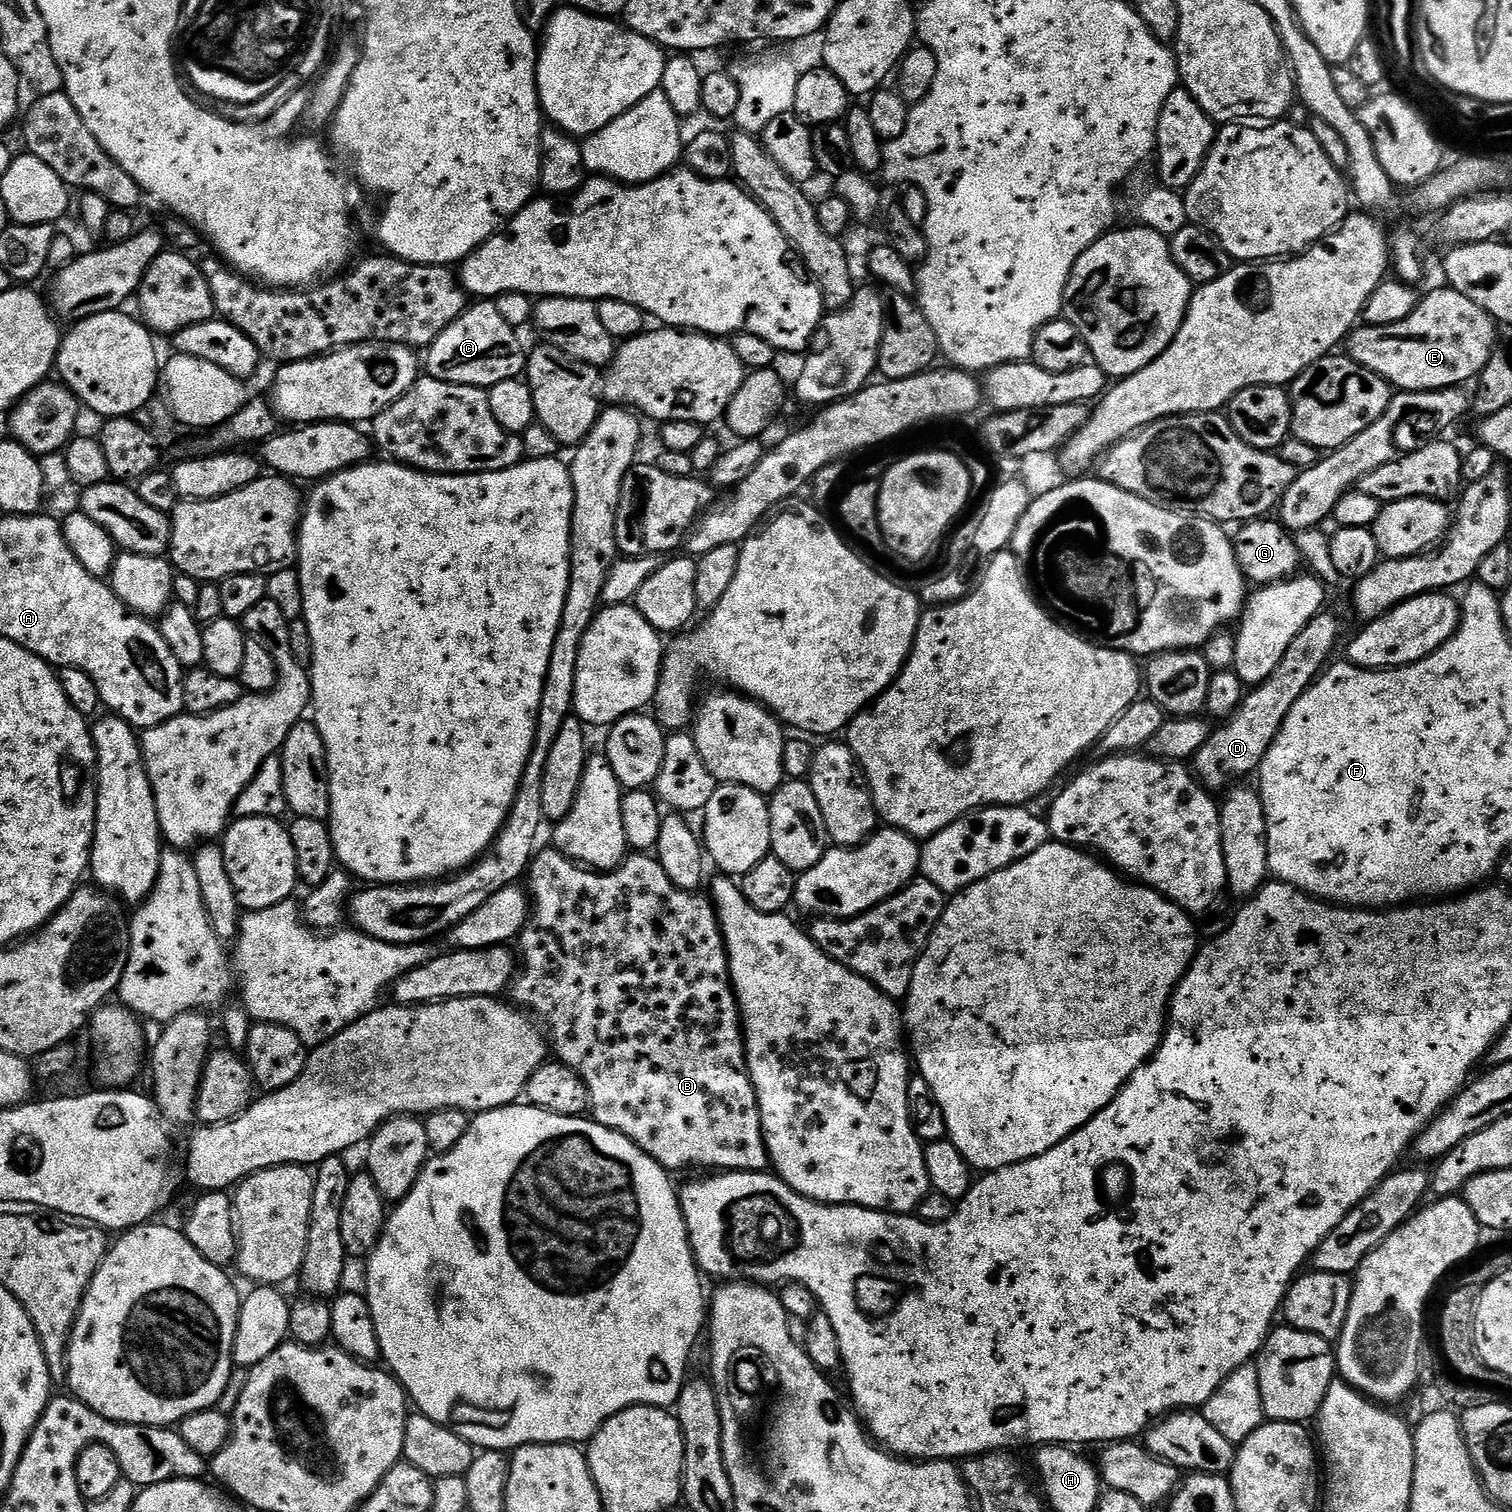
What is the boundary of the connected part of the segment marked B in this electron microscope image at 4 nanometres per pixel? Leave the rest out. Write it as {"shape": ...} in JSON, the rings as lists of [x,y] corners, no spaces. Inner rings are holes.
{"shape":[[[555,846],[547,847],[541,847],[532,857],[532,866],[526,876],[526,880],[532,883],[530,892],[534,897],[534,905],[530,910],[530,919],[524,925],[524,931],[518,937],[522,967],[511,985],[511,999],[521,1009],[531,1009],[537,1017],[540,1015],[542,1019],[549,1020],[547,1031],[554,1045],[555,1059],[573,1068],[586,1082],[590,1112],[596,1123],[633,1140],[647,1156],[654,1157],[661,1168],[672,1174],[679,1168],[765,1171],[770,1164],[770,1145],[764,1134],[760,1097],[756,1094],[752,1075],[748,1072],[748,1050],[746,1032],[742,1027],[742,1009],[728,971],[730,953],[726,947],[726,937],[715,903],[707,895],[679,888],[655,855],[632,854],[612,871],[600,872],[581,866]]]}

